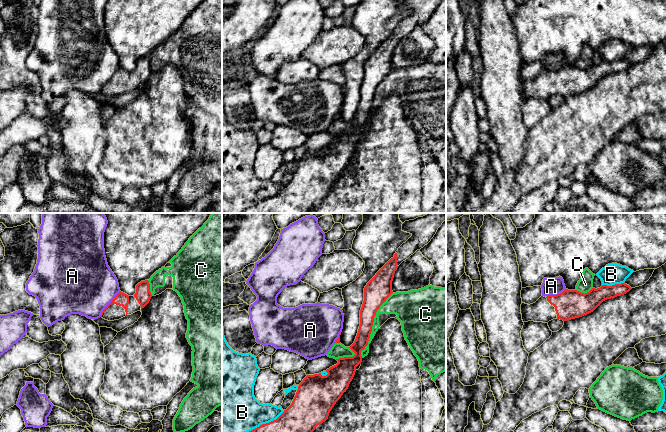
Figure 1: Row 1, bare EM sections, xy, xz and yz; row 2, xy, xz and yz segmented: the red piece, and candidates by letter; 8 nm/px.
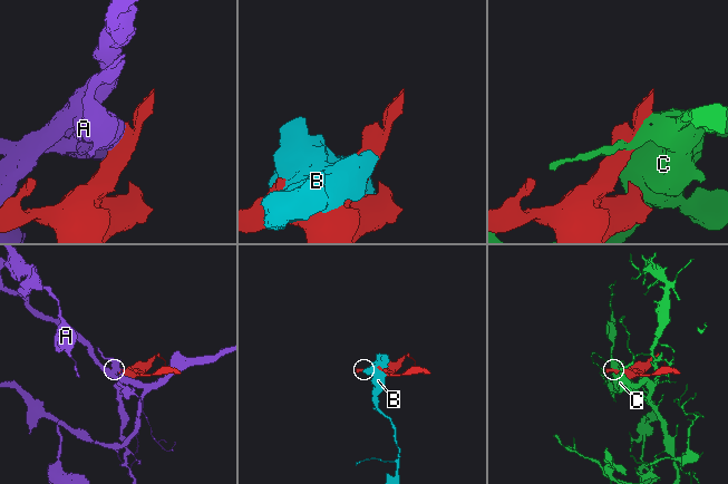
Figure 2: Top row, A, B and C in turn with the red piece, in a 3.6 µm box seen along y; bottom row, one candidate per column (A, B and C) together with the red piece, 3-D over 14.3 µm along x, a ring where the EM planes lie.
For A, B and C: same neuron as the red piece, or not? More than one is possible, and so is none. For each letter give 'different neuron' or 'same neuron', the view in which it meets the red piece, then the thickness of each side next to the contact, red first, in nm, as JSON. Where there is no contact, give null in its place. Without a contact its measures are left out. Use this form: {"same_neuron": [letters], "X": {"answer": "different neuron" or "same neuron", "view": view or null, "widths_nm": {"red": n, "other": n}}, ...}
{"same_neuron": [], "A": {"answer": "different neuron", "view": "xy", "widths_nm": {"red": 110, "other": 480}}, "B": {"answer": "different neuron", "view": "yz", "widths_nm": {"red": 160, "other": 170}}, "C": {"answer": "different neuron", "view": "xz", "widths_nm": {"red": 190, "other": 160}}}

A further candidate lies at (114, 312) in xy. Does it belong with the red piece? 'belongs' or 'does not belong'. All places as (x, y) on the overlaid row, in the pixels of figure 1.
belongs

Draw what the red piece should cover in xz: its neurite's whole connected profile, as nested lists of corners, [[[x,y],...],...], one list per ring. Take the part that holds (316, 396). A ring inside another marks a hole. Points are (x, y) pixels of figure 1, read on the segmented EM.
[[[428,213],[423,217],[405,221],[402,224],[402,231],[410,233],[412,236],[398,248],[394,257],[376,273],[364,288],[364,301],[360,310],[360,326],[354,343],[349,347],[355,355],[336,359],[338,363],[326,370],[328,373],[326,376],[322,376],[321,373],[307,375],[299,384],[291,405],[276,420],[262,424],[249,432],[313,432],[318,425],[328,419],[330,411],[348,389],[355,375],[356,367],[362,362],[361,351],[368,345],[376,312],[393,293],[392,281],[395,271],[403,261],[431,241],[445,220],[446,213]]]

